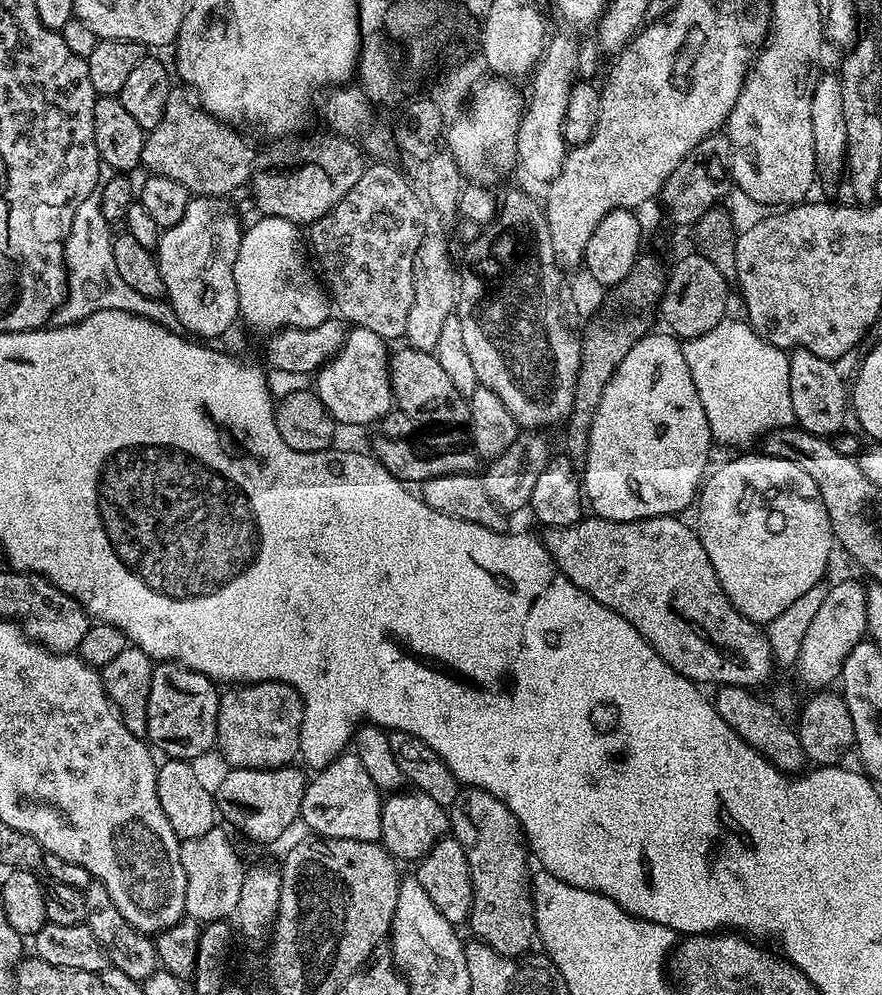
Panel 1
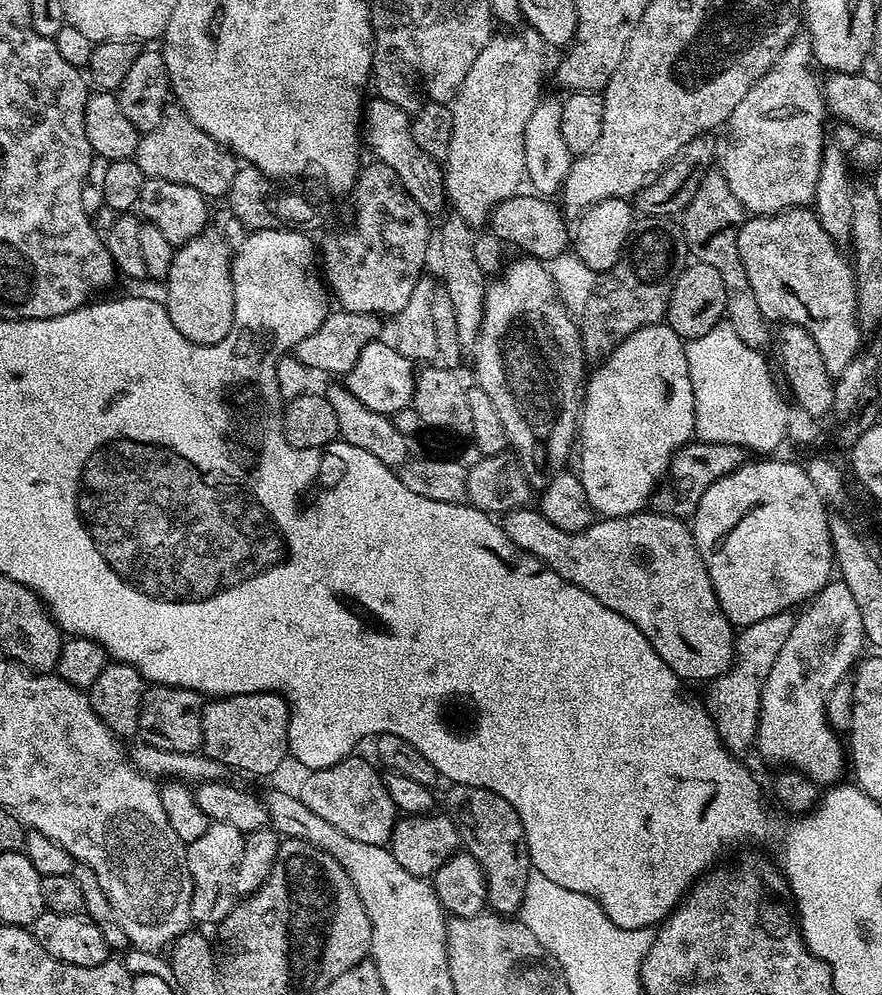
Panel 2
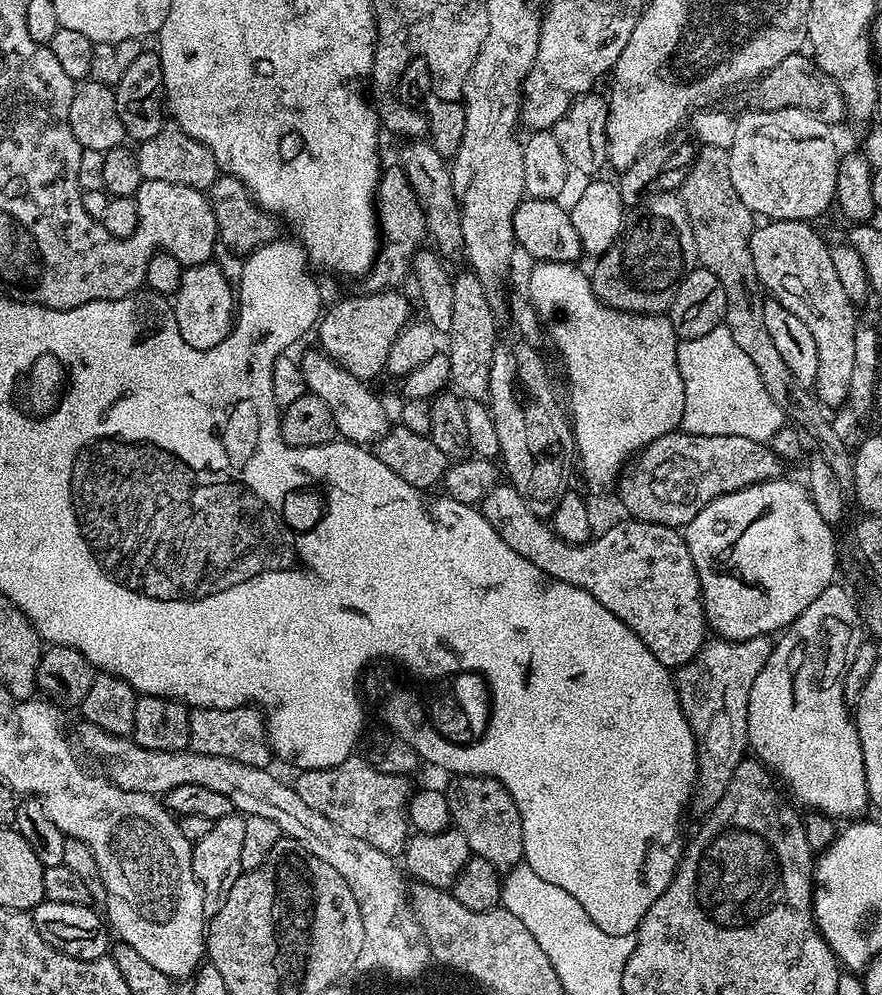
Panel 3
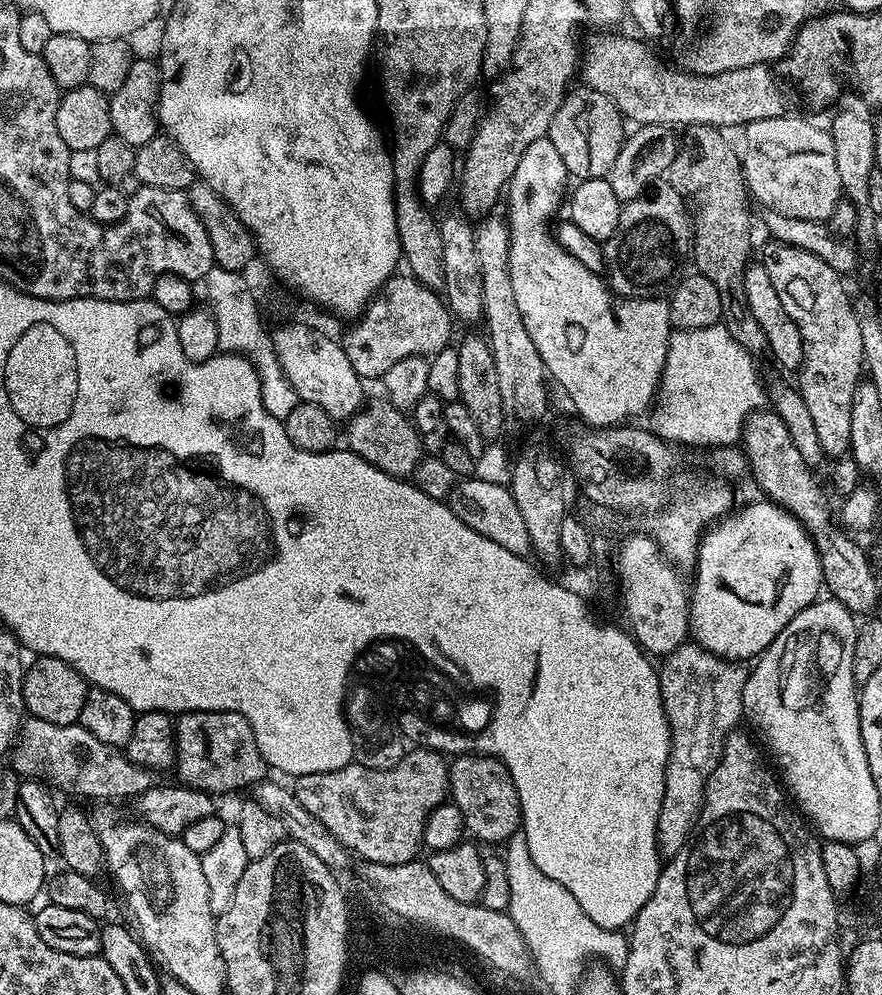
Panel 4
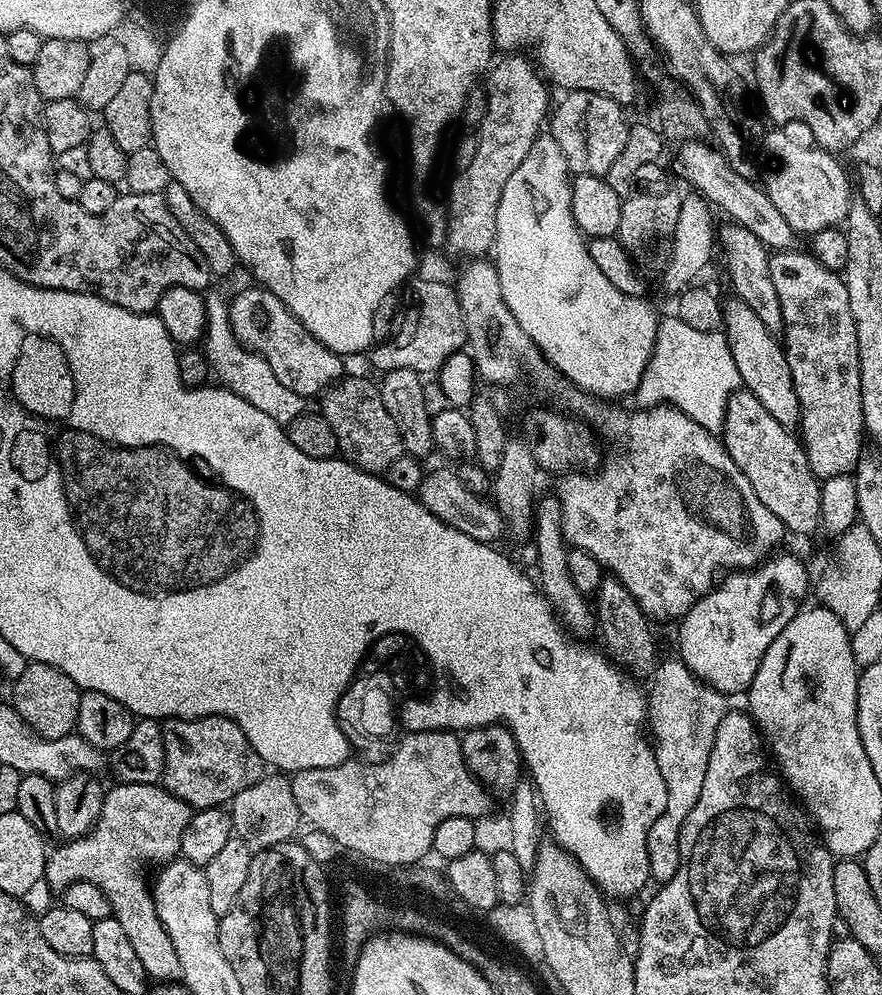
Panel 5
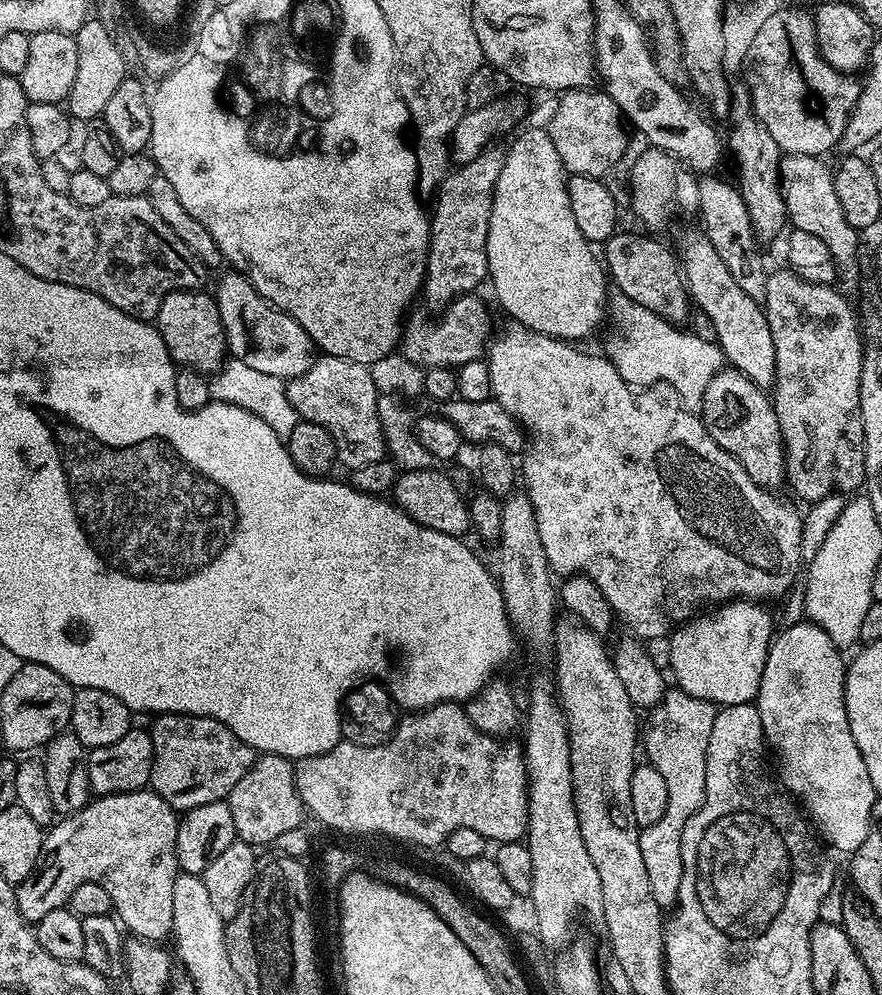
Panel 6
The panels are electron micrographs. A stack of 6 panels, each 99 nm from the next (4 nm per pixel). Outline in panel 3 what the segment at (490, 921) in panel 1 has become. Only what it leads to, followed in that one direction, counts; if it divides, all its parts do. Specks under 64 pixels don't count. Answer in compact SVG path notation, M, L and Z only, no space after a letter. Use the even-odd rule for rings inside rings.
M458 776L446 788L454 827L466 834L470 850L481 856L496 869L516 867L524 858L524 823L514 798L500 780L489 776Z

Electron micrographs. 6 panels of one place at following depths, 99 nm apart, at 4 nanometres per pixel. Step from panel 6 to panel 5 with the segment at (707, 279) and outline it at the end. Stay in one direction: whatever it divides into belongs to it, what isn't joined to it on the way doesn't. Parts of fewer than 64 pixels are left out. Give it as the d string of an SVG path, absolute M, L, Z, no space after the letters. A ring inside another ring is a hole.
M735 298L729 299L729 304L723 305L724 322L722 331L728 337L730 354L734 354L734 364L738 366L740 383L775 420L789 430L799 429L800 407L798 394L794 394L794 378L790 378L790 362L786 362L783 343L777 333L766 330L764 323L758 319L758 314L746 306L746 302Z

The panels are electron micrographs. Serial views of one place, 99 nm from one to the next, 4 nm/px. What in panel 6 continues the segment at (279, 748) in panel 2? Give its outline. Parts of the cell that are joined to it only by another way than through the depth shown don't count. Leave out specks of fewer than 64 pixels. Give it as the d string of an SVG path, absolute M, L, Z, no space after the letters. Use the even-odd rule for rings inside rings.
M180 712L157 715L150 725L154 762L151 791L162 797L177 813L206 806L210 802L227 801L230 790L242 782L242 774L250 770L254 750L242 742L222 722L205 716L184 716Z

